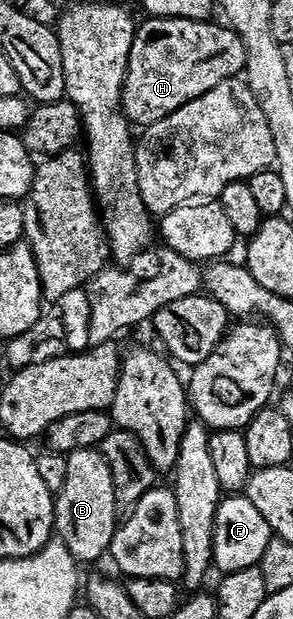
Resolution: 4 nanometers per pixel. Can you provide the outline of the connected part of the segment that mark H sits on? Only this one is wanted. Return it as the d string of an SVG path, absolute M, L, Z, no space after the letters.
M147 19L147 24L137 29L134 34L134 41L132 42L132 54L128 62L128 74L124 82L124 90L122 91L122 110L130 119L131 125L137 126L139 129L145 130L152 127L156 122L160 122L164 118L168 118L172 114L176 114L176 110L180 110L184 106L188 106L188 102L192 102L196 98L200 98L204 94L208 94L208 90L216 90L216 86L220 86L226 80L232 80L241 77L246 70L246 43L242 41L242 35L235 32L229 26L214 24L215 22L207 21L190 21L190 20L166 20L166 19Z

